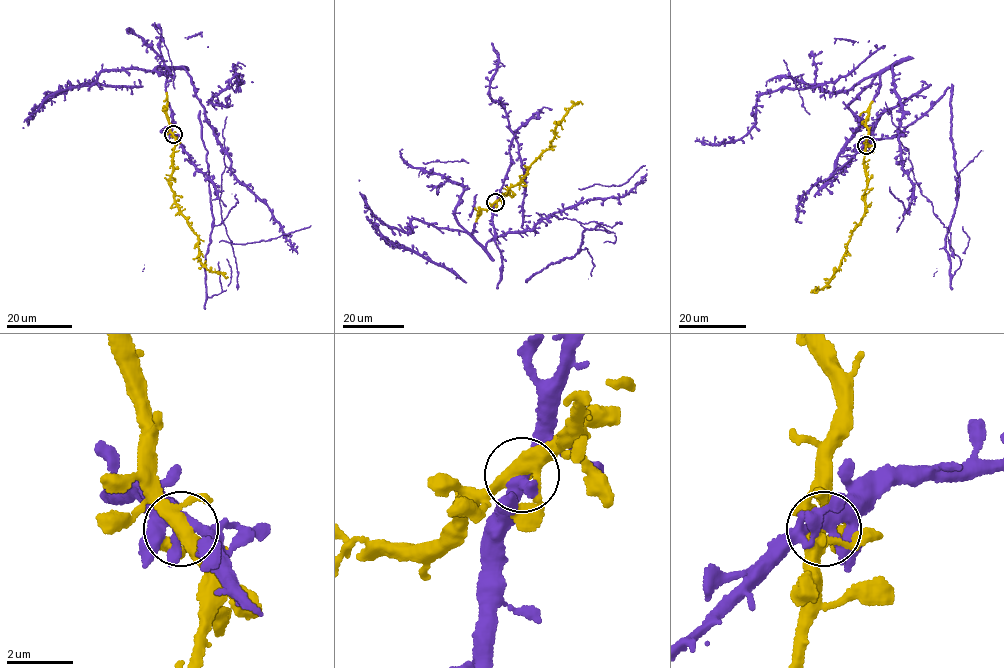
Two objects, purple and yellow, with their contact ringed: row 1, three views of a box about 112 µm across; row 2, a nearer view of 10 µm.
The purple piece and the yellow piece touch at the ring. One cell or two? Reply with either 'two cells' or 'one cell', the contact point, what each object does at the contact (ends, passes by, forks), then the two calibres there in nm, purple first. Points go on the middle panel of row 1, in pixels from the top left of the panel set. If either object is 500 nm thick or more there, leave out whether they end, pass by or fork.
one cell; place (495, 202); purple passes by; yellow forks; calibres 420 and 360 nm

